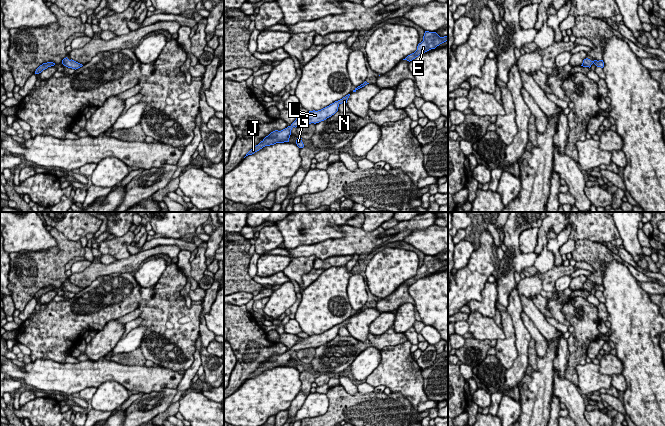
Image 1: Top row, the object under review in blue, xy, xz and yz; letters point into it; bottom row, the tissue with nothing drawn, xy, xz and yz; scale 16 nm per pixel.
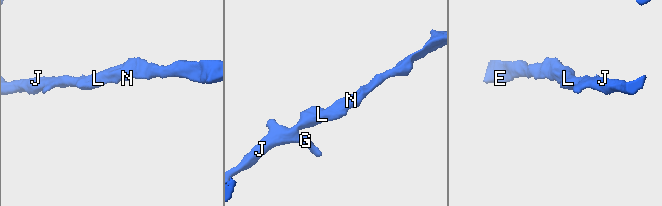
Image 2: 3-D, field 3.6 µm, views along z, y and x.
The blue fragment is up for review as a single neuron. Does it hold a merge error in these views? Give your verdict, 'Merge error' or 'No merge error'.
No merge error

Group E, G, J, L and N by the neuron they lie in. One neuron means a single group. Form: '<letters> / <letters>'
E G J L N

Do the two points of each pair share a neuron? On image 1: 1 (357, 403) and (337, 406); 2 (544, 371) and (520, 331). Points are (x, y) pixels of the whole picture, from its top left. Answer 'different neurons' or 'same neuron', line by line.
1: same neuron
2: different neurons

